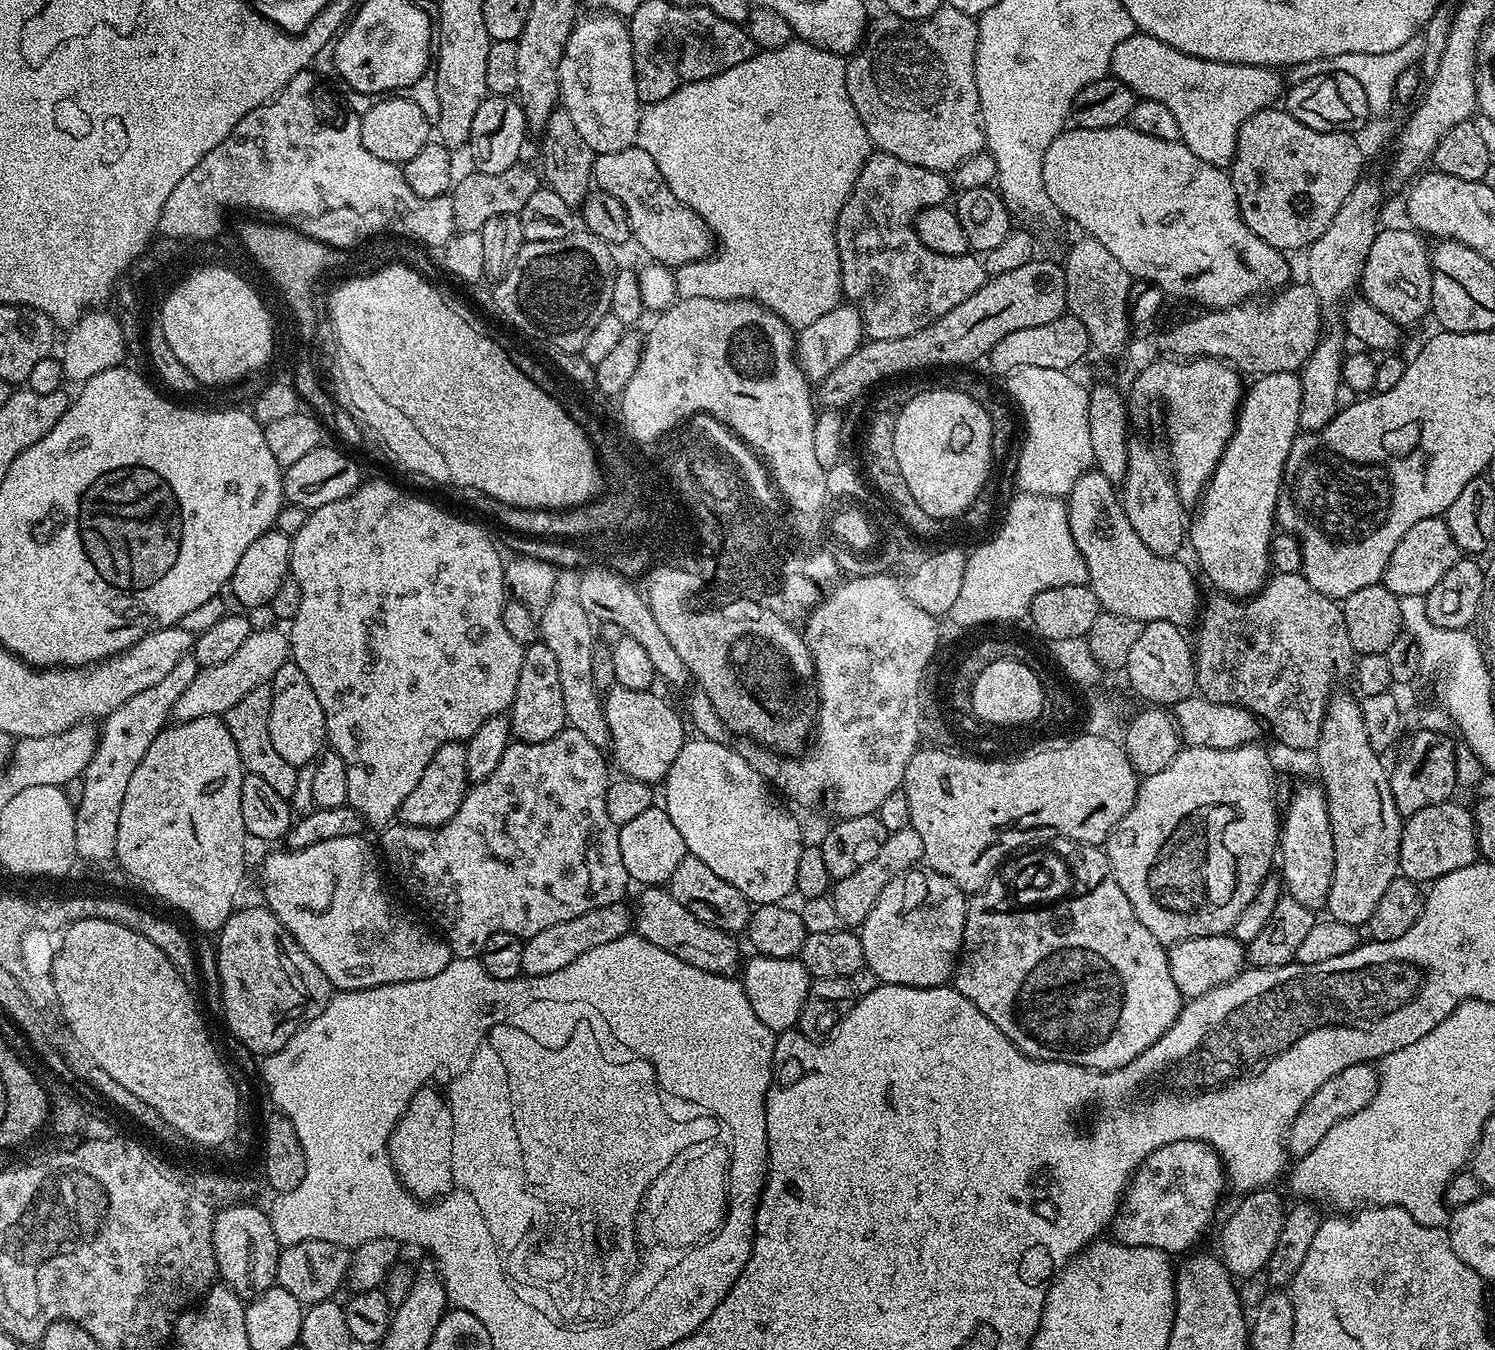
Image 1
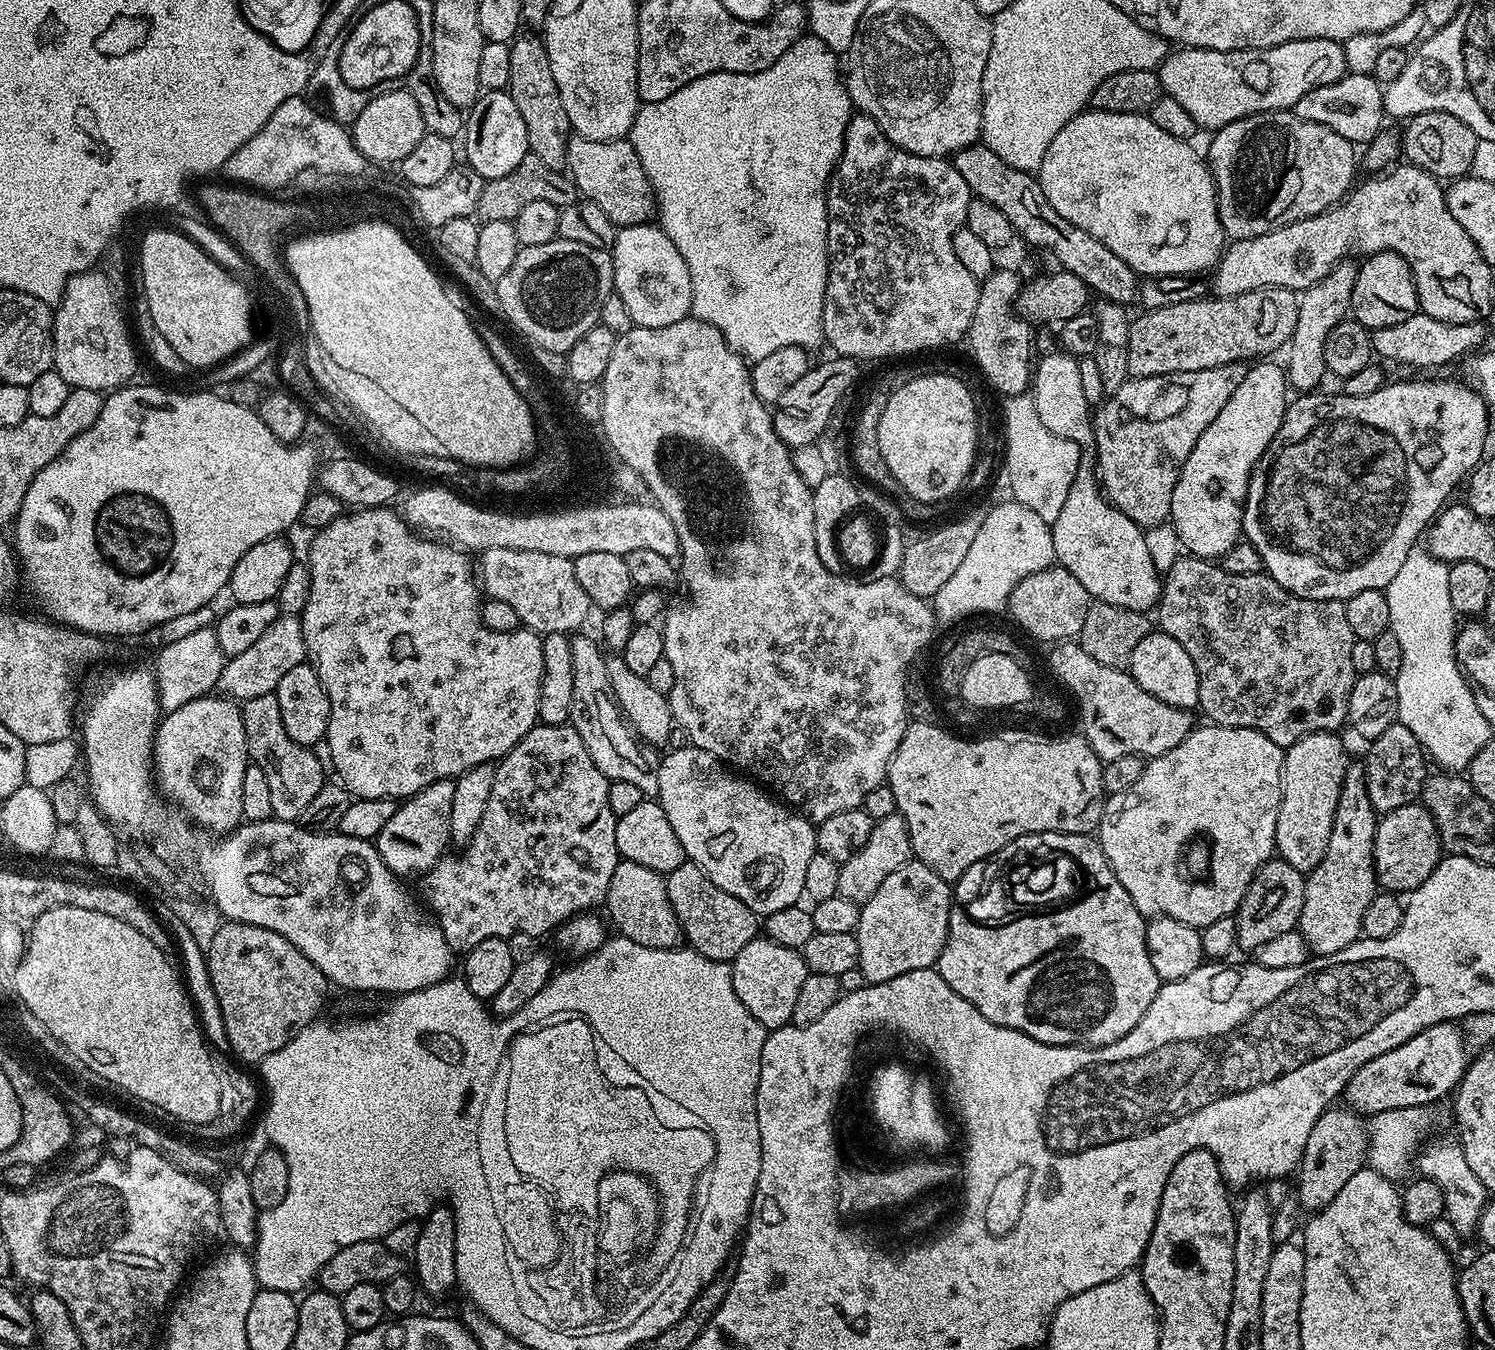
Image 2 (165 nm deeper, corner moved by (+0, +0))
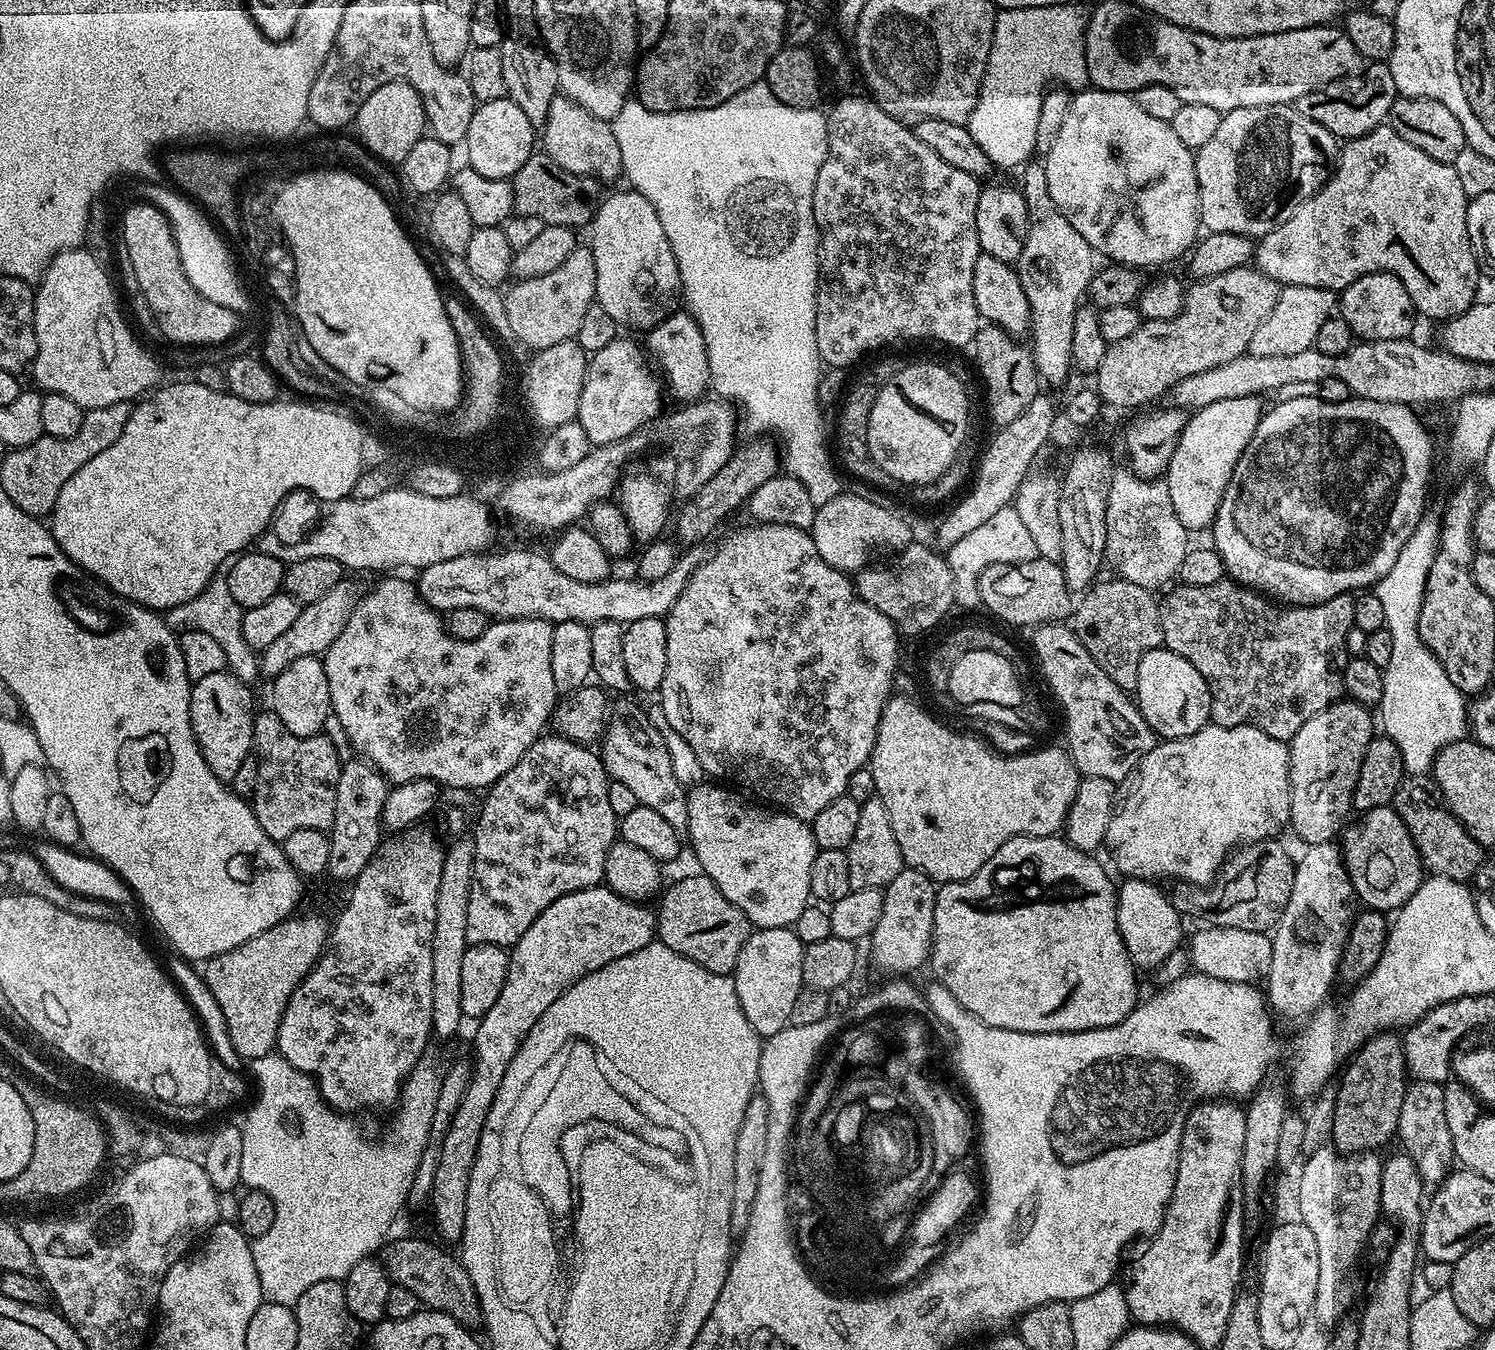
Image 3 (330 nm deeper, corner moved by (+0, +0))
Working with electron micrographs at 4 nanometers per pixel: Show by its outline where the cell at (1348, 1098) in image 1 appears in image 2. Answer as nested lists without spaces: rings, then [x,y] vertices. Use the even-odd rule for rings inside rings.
[[[1459,1023],[1430,1026],[1414,1034],[1410,1042],[1402,1042],[1402,1046],[1394,1046],[1394,1050],[1386,1050],[1386,1054],[1378,1054],[1378,1058],[1370,1058],[1370,1062],[1358,1066],[1346,1082],[1343,1103],[1364,1116],[1390,1109],[1432,1106],[1447,1092],[1449,1095],[1464,1077],[1464,1069],[1470,1063],[1464,1044],[1466,1036]]]

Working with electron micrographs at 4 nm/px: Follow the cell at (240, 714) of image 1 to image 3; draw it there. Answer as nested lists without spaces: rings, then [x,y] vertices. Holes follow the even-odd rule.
[[[265,710],[252,721],[252,752],[258,766],[258,786],[250,798],[252,812],[258,818],[258,826],[270,834],[270,838],[282,842],[294,834],[294,830],[328,830],[334,822],[336,787],[340,777],[342,759],[336,748],[327,740],[327,735],[295,736],[282,726],[276,713]]]

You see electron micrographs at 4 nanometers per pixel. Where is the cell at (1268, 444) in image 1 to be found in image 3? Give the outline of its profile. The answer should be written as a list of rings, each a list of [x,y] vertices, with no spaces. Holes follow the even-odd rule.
[[[1259,396],[1226,398],[1195,409],[1185,419],[1166,473],[1170,502],[1174,502],[1174,514],[1178,514],[1178,522],[1182,522],[1184,528],[1211,529],[1230,474],[1238,458],[1242,458],[1250,438],[1254,438],[1254,430],[1258,430],[1258,422],[1266,411],[1264,402]]]

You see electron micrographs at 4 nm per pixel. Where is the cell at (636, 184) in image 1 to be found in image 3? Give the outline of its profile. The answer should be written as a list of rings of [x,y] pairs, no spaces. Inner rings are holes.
[[[558,94],[550,102],[550,110],[542,126],[542,151],[558,162],[562,170],[579,176],[595,176],[601,182],[621,179],[624,171],[622,154],[618,151],[618,138],[614,138],[611,123],[594,118],[594,114],[582,110],[578,102],[563,94]]]

